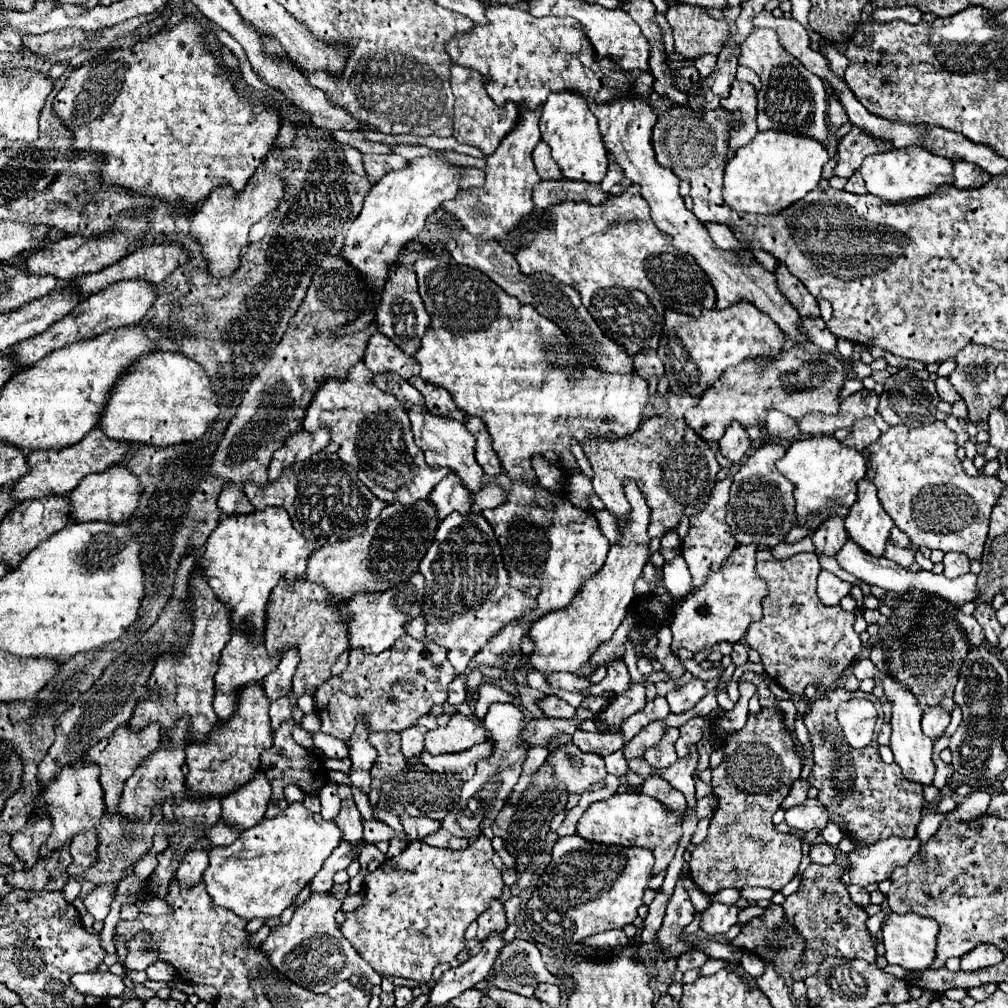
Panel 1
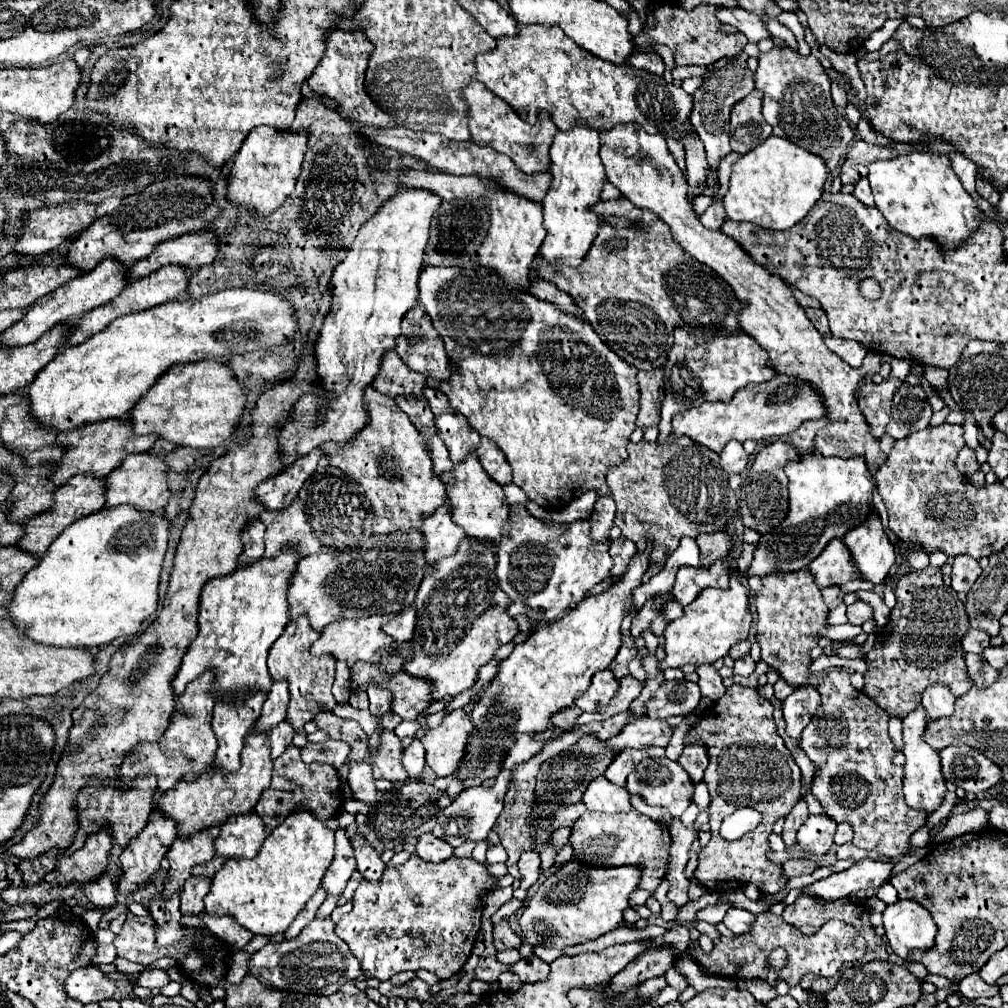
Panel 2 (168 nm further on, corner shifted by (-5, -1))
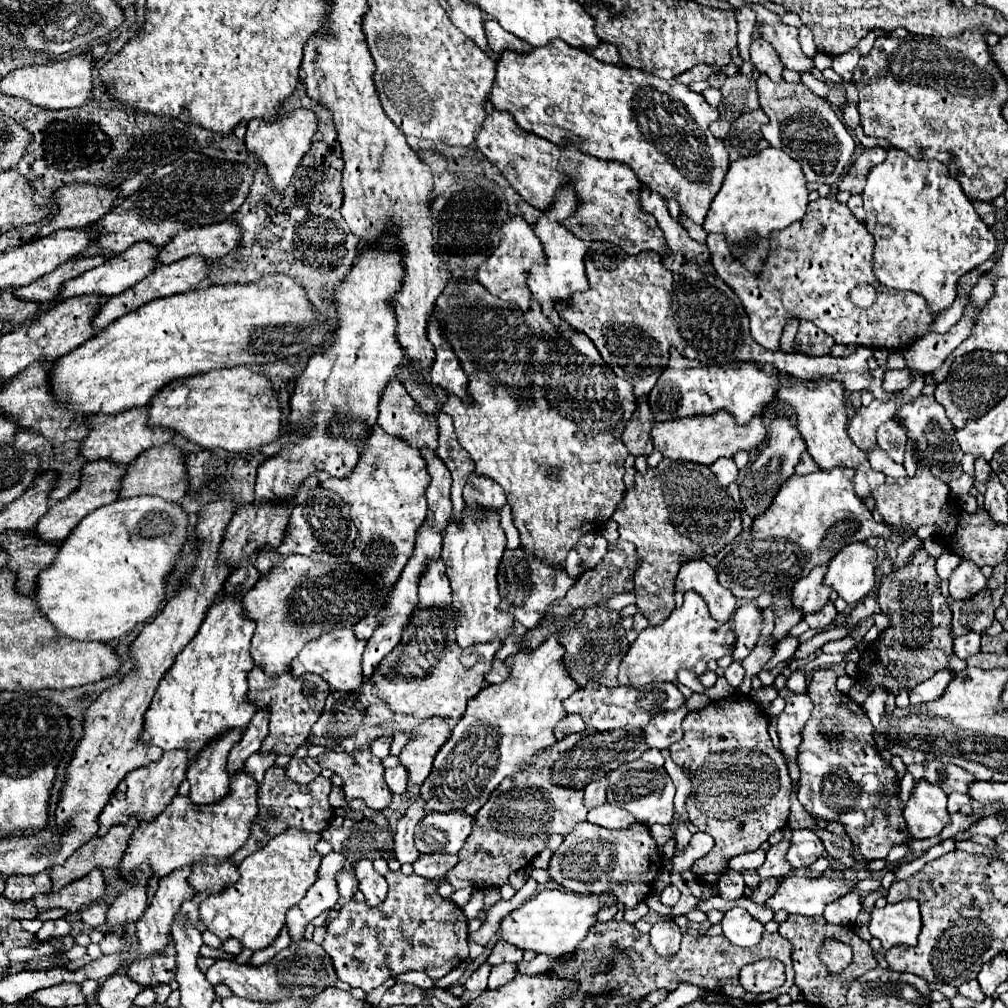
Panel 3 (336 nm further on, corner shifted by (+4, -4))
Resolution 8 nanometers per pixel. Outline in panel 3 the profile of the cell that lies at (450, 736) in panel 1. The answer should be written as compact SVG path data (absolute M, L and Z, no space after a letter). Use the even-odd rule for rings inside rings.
M444 717L426 719L414 729L414 739L408 741L400 753L400 763L406 765L412 783L424 783L424 779L432 771L432 761L436 759L436 753L440 751L444 741L448 741L450 733L450 725Z

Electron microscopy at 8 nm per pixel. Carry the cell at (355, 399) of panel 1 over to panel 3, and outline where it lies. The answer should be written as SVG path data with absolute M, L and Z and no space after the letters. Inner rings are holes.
M374 425L352 477L338 479L320 471L318 479L324 489L336 491L352 507L358 537L348 563L370 577L378 573L382 577L378 579L380 585L396 583L408 557L412 557L412 541L416 541L418 527L426 519L424 493L430 477L420 451L412 449L412 445L404 445L400 437L390 437L380 425Z

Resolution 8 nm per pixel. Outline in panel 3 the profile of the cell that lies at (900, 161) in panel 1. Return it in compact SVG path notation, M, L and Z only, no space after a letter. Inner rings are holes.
M888 149L884 163L876 165L868 177L862 191L866 227L876 239L874 247L874 273L880 283L894 289L908 289L922 295L932 311L942 311L956 299L958 279L996 251L996 237L982 217L972 207L972 201L960 189L960 183L948 173L948 167L940 161L918 161L900 149Z

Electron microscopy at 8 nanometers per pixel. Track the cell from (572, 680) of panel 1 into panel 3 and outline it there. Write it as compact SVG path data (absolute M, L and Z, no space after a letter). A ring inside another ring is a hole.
M652 683L652 685L644 685L644 689L632 689L632 687L606 687L606 685L584 685L582 689L578 689L576 693L572 693L572 697L568 697L564 701L564 709L568 713L580 713L584 723L596 731L612 731L618 727L644 727L652 715L660 713L660 711L674 711L678 709L682 703L686 701L686 697L678 691L678 687L674 683Z

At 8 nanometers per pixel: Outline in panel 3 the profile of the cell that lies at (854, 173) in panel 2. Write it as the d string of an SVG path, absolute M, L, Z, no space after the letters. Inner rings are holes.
M872 147L872 149L862 149L862 153L854 159L854 163L850 165L850 169L844 173L844 177L840 179L838 189L842 191L850 191L850 193L862 193L862 187L866 183L866 175L868 171L882 163L886 159L886 149L882 147Z

